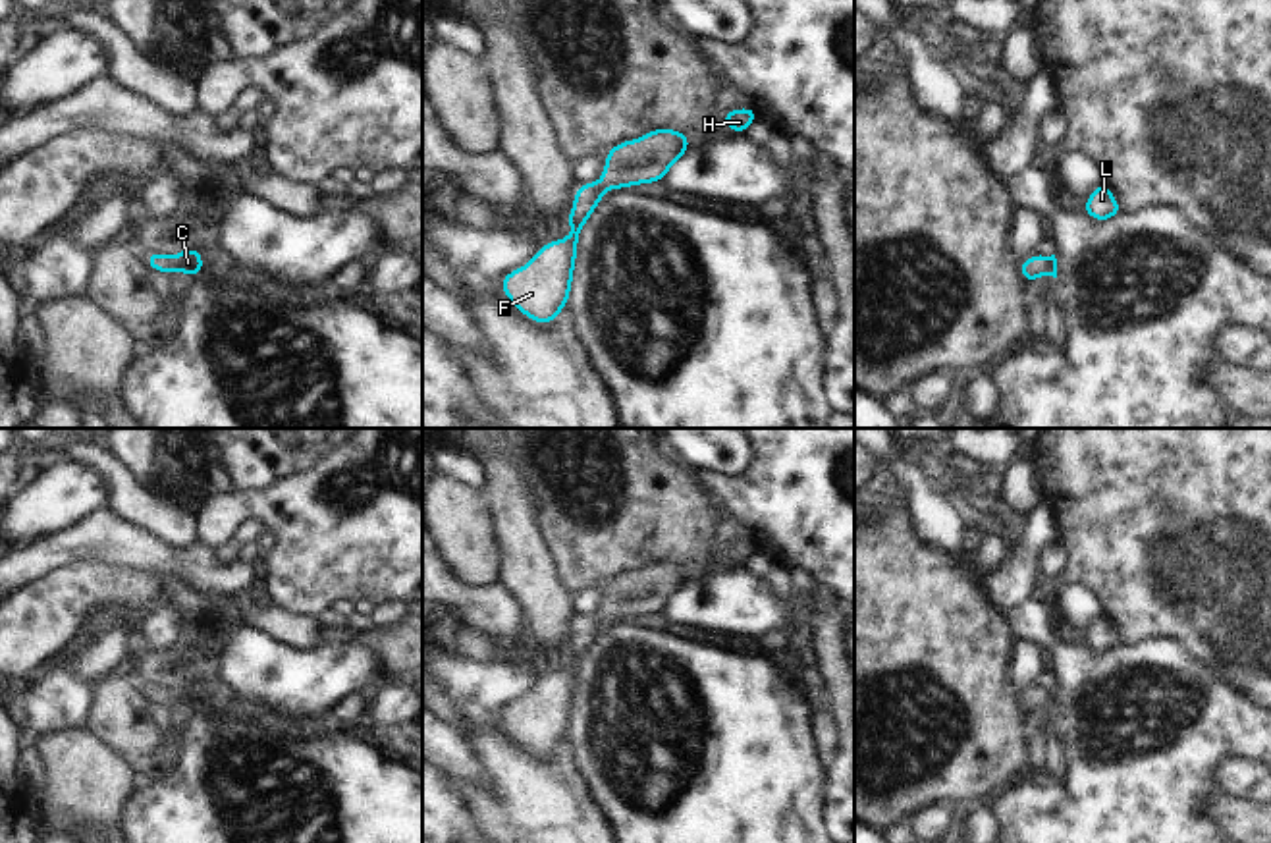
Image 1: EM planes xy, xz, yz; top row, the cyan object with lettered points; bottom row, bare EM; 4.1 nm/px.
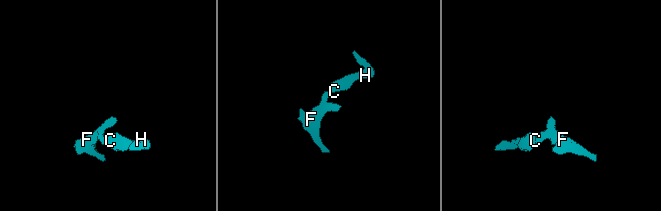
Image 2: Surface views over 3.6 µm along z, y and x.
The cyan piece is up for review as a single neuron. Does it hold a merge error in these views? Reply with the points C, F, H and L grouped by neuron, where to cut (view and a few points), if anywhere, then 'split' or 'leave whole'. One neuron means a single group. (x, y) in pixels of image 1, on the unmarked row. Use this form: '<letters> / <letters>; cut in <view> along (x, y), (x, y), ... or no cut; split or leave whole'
C F H L; no cut; leave whole

